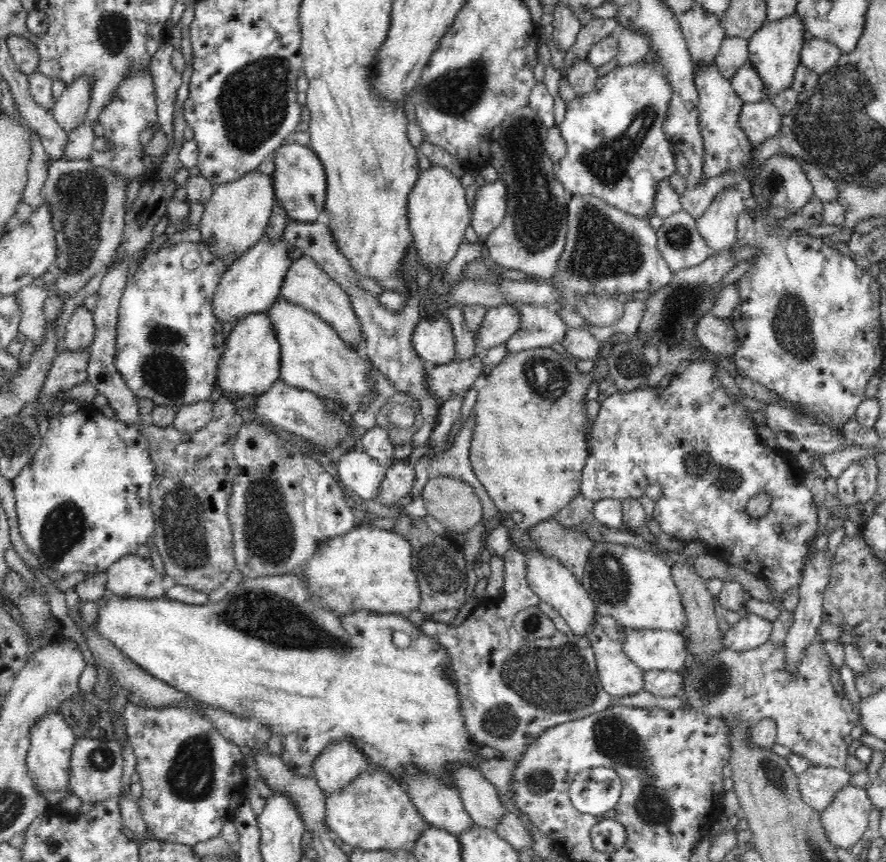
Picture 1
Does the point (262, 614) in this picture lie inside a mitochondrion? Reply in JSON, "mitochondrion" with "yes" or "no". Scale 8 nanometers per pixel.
{"mitochondrion":"yes"}

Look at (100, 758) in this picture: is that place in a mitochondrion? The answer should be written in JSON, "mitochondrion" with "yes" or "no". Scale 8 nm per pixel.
{"mitochondrion":"yes"}

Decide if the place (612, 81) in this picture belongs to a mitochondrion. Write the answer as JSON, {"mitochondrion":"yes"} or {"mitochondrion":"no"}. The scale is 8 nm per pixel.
{"mitochondrion":"no"}

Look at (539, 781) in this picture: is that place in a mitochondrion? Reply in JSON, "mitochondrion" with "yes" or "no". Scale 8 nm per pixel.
{"mitochondrion":"yes"}

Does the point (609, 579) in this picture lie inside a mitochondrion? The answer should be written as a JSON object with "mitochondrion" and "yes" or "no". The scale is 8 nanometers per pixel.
{"mitochondrion":"yes"}

